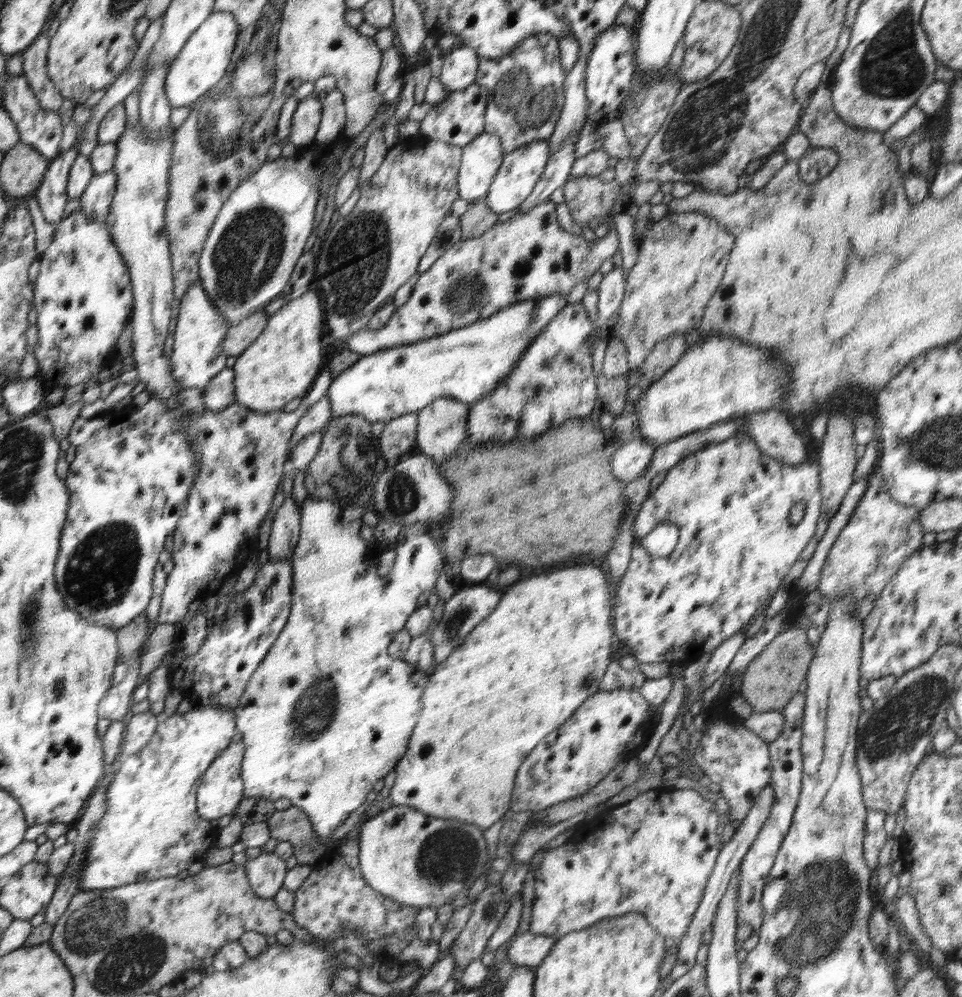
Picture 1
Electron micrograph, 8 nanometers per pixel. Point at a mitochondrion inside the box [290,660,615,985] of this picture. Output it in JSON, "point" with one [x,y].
{"point":[451,854]}

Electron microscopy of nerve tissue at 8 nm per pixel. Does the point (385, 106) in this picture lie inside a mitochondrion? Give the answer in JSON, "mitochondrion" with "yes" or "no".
{"mitochondrion":"no"}

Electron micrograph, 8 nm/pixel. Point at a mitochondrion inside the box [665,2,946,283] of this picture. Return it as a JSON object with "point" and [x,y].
{"point":[893,66]}

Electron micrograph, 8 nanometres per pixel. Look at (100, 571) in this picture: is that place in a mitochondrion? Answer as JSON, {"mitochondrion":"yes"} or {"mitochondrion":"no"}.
{"mitochondrion":"yes"}

